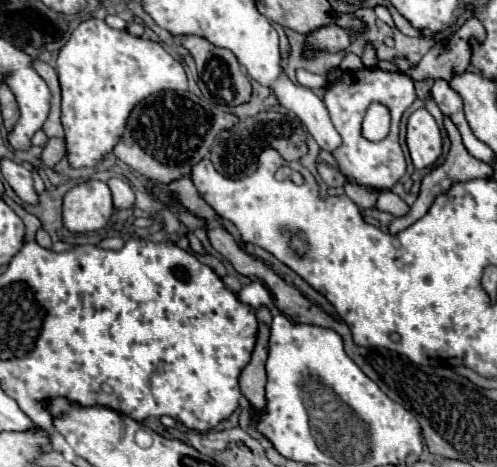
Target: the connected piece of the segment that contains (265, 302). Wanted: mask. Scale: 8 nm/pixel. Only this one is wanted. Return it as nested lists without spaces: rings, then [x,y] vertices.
[[[251,282],[247,284],[241,292],[239,292],[239,298],[241,302],[253,306],[253,308],[259,308],[259,306],[271,306],[271,296],[269,292],[265,292],[265,288],[257,282]]]

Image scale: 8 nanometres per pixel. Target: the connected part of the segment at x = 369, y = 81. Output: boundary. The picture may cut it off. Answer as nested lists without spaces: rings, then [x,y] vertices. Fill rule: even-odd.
[[[361,68],[343,72],[335,82],[325,86],[323,102],[333,116],[333,126],[341,134],[341,146],[331,154],[337,160],[337,170],[355,184],[373,188],[373,190],[391,190],[399,178],[405,174],[405,156],[399,146],[399,122],[407,106],[415,102],[413,80],[403,72],[387,72],[381,68]],[[379,102],[389,108],[391,114],[391,132],[381,142],[369,142],[361,136],[361,122],[369,104]]]

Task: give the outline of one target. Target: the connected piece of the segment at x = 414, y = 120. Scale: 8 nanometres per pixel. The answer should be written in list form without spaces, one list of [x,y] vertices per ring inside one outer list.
[[[419,108],[409,116],[407,146],[417,170],[433,166],[435,160],[441,156],[439,126],[425,108]]]

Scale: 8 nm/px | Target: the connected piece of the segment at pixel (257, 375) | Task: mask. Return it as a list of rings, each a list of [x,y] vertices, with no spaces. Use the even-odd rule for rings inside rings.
[[[259,324],[259,334],[257,334],[257,348],[253,350],[251,362],[241,374],[241,392],[243,396],[251,402],[251,406],[257,412],[265,412],[265,360],[269,354],[269,326]]]

